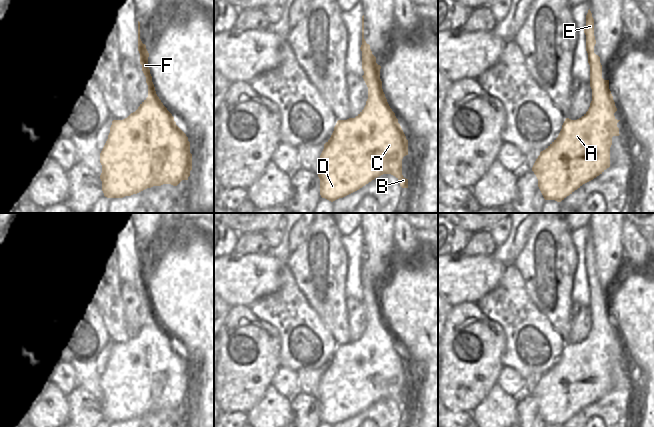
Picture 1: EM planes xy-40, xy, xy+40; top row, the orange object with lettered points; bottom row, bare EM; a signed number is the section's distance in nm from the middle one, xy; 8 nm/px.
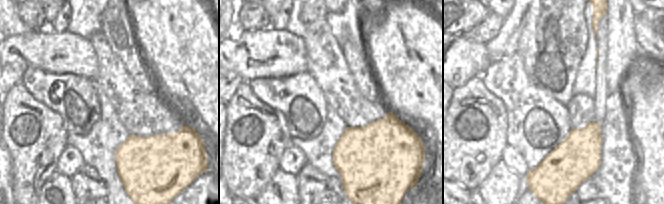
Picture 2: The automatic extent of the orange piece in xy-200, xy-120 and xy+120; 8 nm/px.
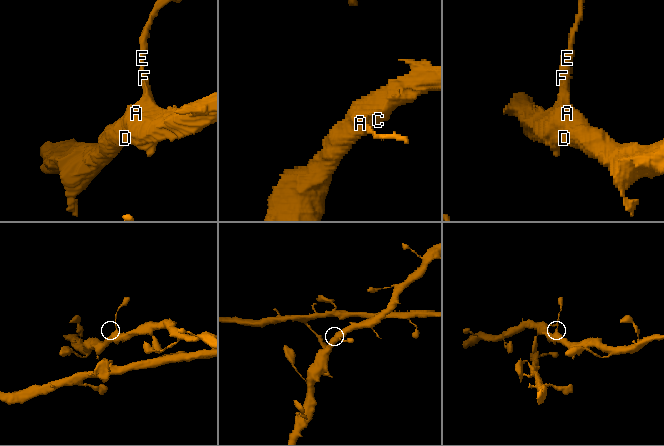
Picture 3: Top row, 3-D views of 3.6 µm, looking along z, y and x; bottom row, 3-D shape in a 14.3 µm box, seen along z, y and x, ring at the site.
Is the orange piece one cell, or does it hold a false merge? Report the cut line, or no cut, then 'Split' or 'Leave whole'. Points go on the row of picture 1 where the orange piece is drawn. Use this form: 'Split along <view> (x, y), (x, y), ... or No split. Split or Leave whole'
No split. Leave whole

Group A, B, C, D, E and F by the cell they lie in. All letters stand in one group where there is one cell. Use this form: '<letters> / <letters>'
A B C D E F

